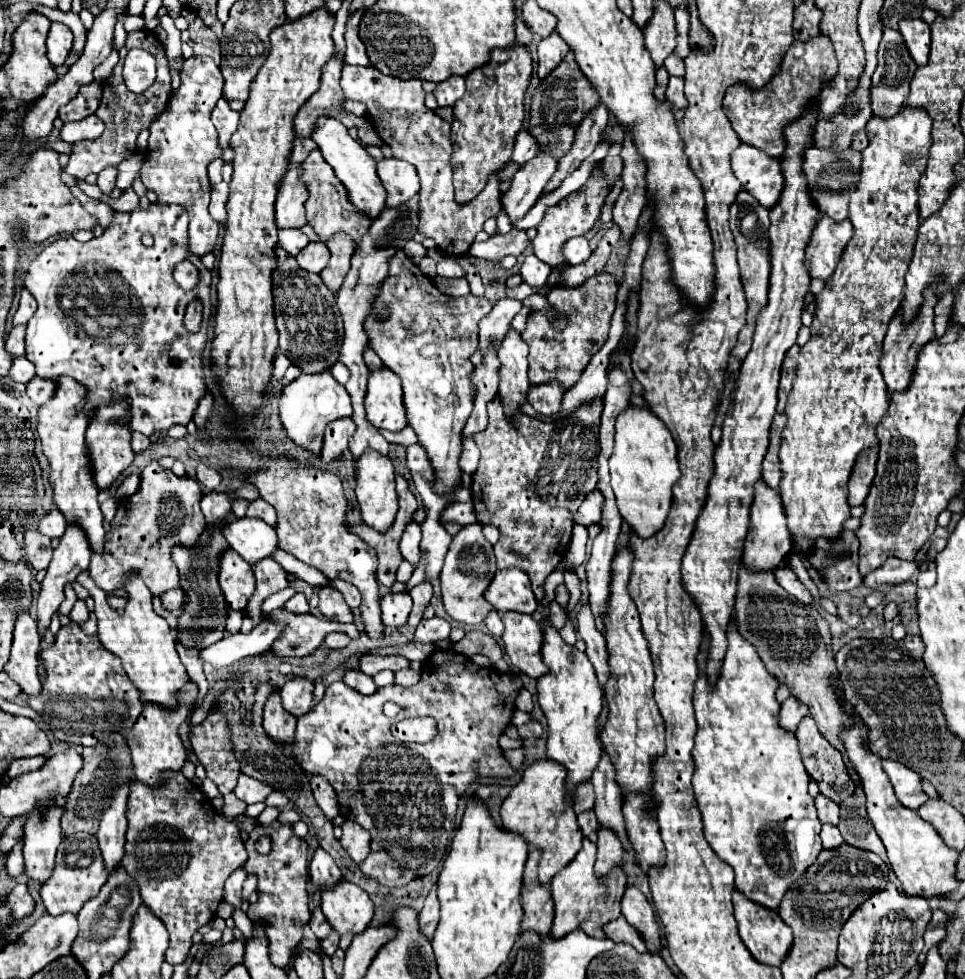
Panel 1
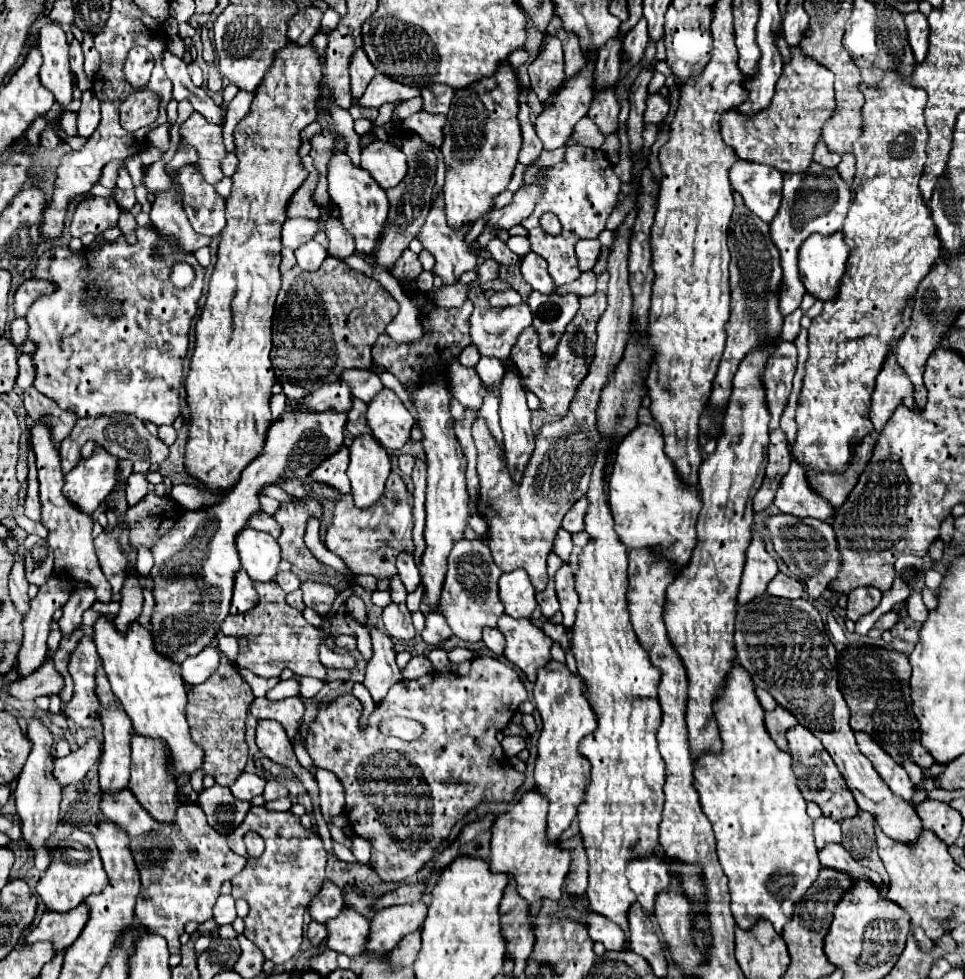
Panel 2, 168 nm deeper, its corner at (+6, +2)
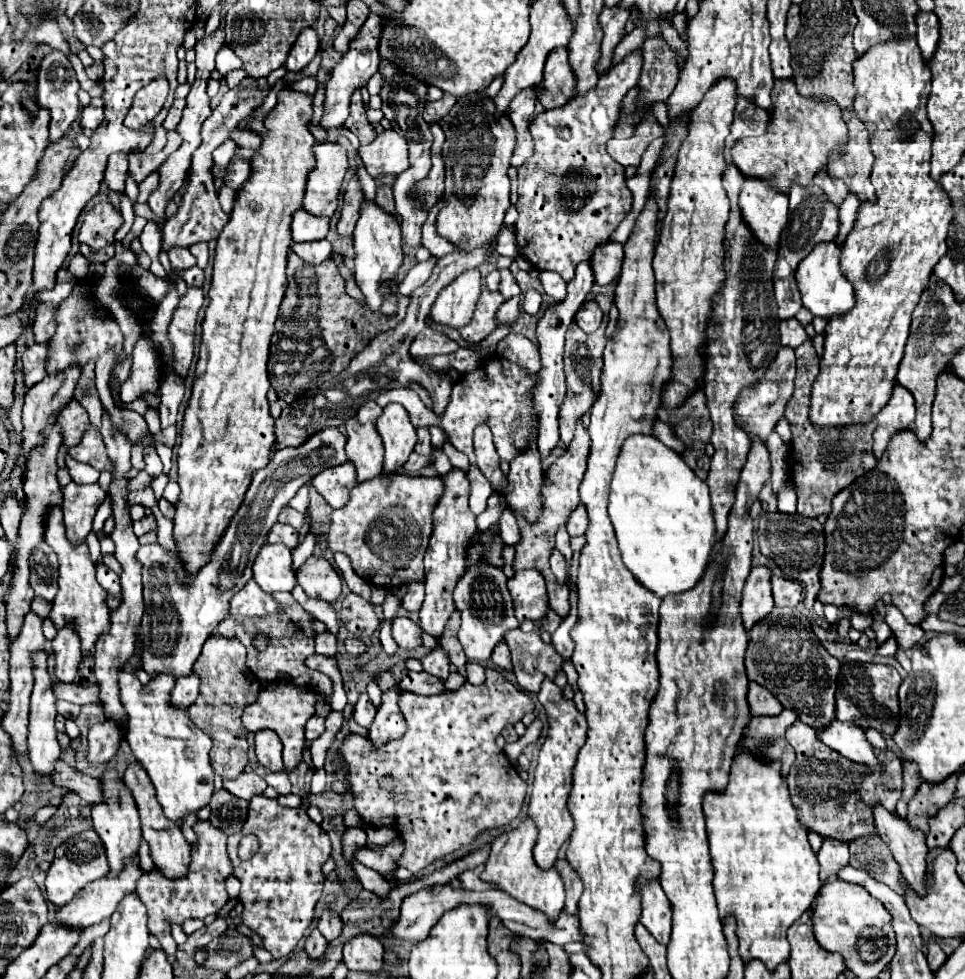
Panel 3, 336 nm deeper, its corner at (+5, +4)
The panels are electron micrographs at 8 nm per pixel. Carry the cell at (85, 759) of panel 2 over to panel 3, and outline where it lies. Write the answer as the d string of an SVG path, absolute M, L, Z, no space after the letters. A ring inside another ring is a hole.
M114 721L92 725L88 733L88 763L108 763L118 753L122 741L122 733L118 733L118 725L114 725Z

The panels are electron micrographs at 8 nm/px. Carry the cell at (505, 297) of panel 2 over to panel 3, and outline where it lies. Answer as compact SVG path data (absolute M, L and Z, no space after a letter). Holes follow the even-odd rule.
M500 269L500 275L502 275L502 281L500 281L500 293L504 299L510 299L510 297L518 297L522 295L514 275L510 273L510 269Z

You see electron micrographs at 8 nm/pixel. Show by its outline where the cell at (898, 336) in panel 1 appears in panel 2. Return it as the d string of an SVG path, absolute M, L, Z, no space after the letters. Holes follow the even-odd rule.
M889 351L881 375L877 377L877 387L873 391L873 403L871 403L871 421L877 431L885 427L887 419L891 417L897 405L907 405L911 409L915 407L913 385L899 369L893 351Z

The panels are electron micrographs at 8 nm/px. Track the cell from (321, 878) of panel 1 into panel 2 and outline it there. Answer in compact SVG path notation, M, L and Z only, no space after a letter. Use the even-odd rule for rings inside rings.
M325 879L321 885L321 891L317 891L317 895L311 899L309 903L309 913L311 919L317 923L325 923L331 917L337 917L337 913L343 909L343 893L341 889Z

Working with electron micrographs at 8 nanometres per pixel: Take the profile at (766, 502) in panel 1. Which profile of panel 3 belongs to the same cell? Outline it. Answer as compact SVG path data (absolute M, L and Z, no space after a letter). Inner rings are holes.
M752 567L744 593L742 593L742 621L744 629L750 631L752 625L766 619L774 609L772 593L770 593L770 569L768 567Z

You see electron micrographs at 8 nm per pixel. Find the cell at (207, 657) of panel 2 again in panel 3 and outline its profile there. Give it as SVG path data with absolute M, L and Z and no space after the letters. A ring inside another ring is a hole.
M192 673L188 677L180 677L170 691L170 701L178 705L178 709L188 709L198 697L198 677Z

